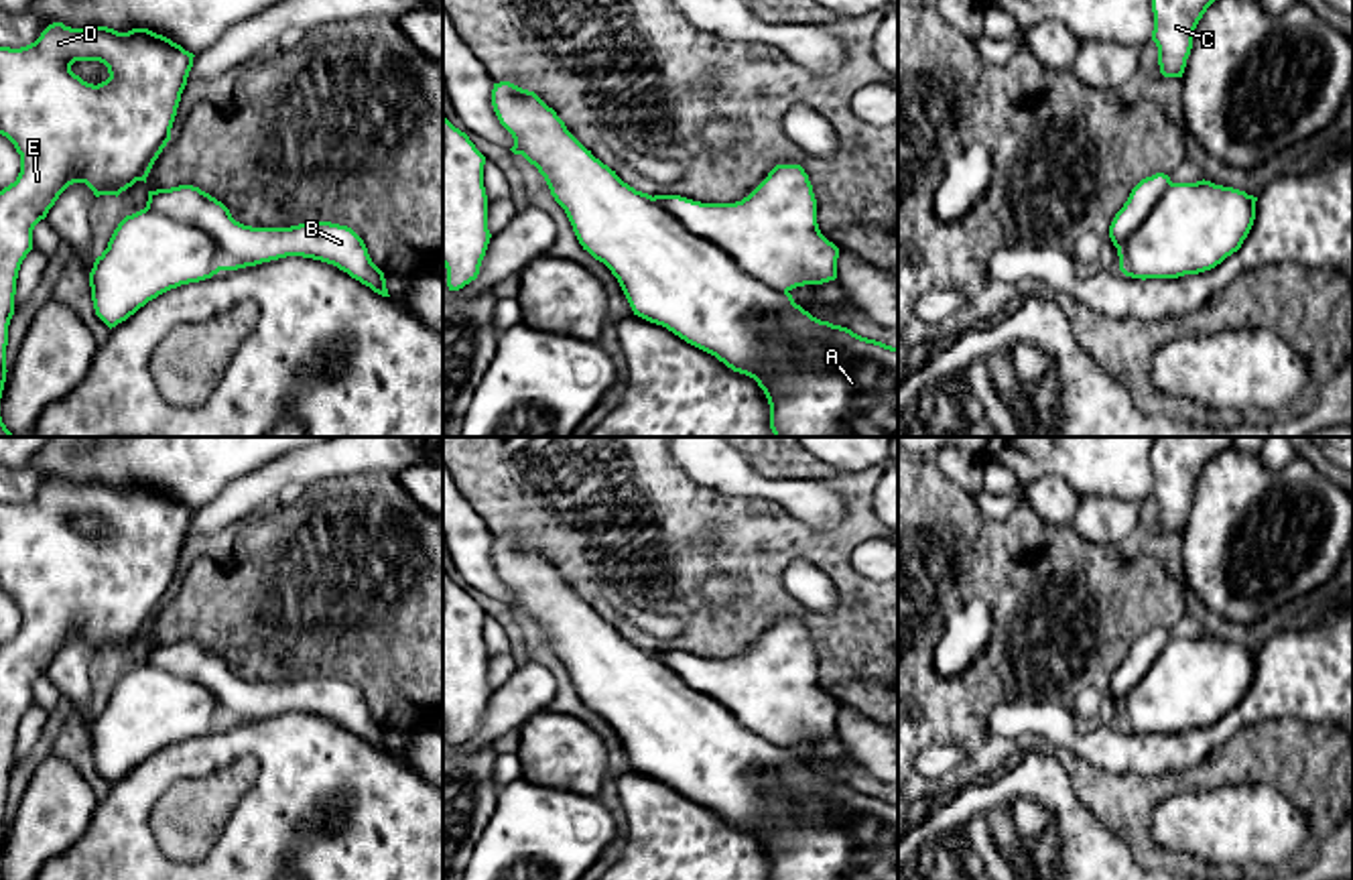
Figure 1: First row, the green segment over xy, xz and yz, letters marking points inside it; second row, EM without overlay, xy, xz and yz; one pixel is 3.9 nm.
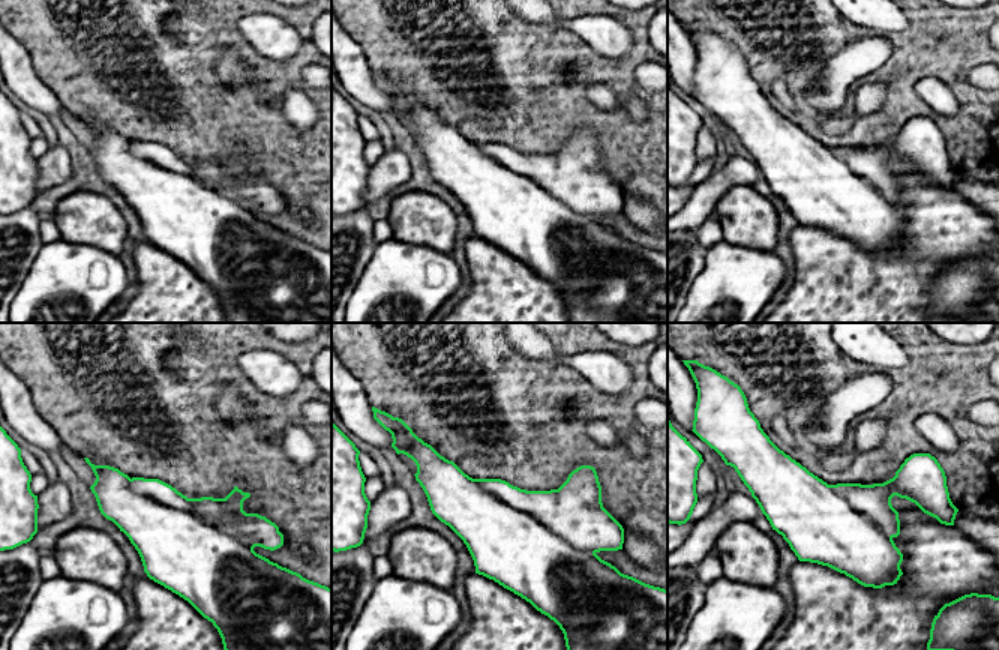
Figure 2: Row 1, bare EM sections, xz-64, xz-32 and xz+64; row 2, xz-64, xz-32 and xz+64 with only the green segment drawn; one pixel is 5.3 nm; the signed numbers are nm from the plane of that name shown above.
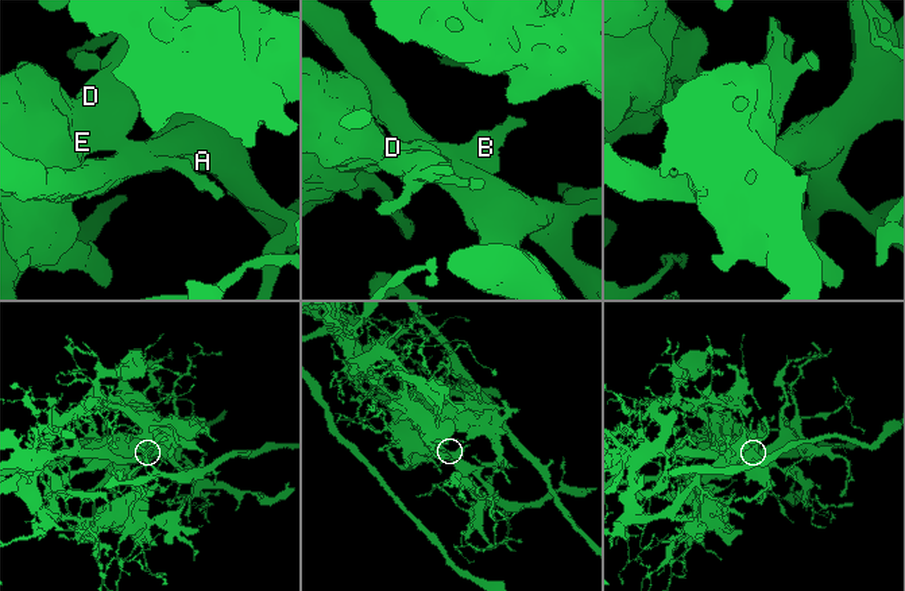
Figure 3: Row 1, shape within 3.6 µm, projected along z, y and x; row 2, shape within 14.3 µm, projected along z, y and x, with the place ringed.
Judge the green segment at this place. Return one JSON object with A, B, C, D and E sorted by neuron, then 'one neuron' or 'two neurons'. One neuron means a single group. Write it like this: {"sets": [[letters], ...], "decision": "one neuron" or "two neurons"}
{"sets": [["A"], ["B", "C", "D", "E"]], "decision": "two neurons"}

